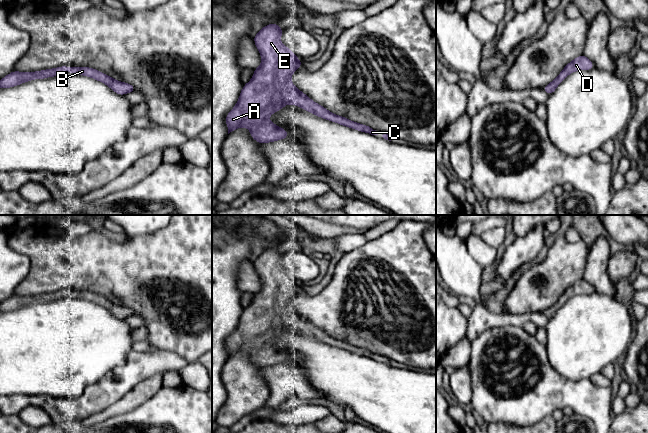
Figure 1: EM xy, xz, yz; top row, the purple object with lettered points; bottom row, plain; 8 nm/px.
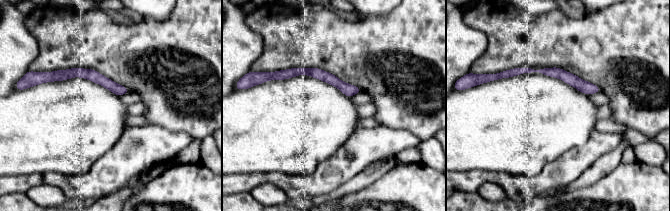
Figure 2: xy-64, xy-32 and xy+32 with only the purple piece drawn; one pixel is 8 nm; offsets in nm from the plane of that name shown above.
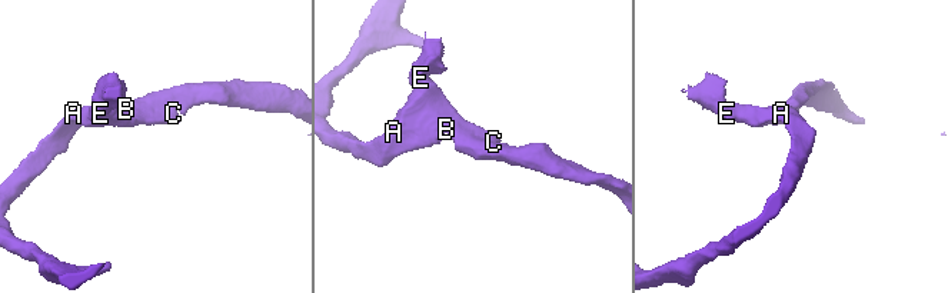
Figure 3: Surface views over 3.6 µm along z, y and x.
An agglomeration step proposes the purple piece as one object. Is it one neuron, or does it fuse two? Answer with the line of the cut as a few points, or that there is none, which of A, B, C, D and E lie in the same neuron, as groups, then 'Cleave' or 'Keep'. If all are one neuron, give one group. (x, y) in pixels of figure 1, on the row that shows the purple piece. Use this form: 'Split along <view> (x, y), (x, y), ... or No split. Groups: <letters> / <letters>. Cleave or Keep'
No split. Groups: A B C D E. Keep

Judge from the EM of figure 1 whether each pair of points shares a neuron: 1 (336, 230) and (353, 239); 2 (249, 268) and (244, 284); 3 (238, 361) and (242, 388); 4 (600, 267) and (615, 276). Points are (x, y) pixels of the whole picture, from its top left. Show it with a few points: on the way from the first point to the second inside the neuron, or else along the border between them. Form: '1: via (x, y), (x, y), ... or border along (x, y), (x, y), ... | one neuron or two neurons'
1: border along (363, 233), (342, 233), (329, 239) | two neurons
2: via (247, 272), (247, 280) | one neuron
3: via (239, 368), (242, 381) | one neuron
4: border along (610, 255), (607, 261), (607, 273), (614, 284) | two neurons

